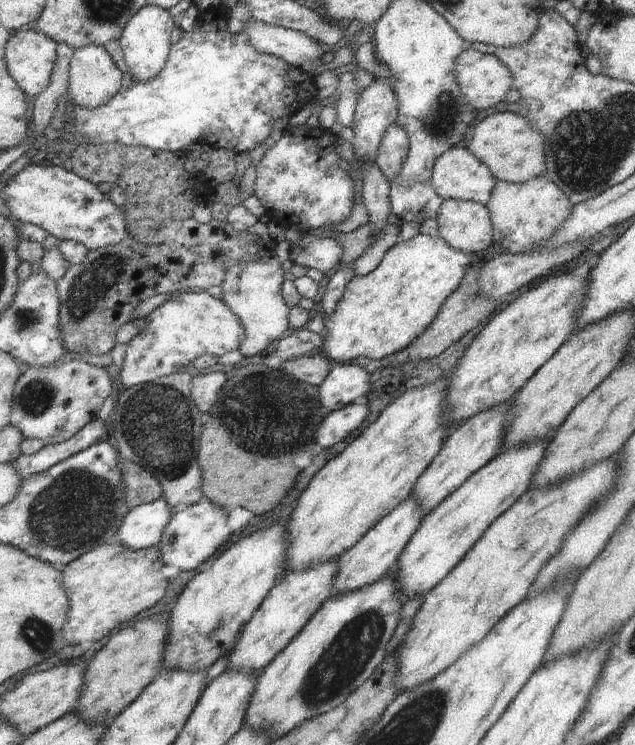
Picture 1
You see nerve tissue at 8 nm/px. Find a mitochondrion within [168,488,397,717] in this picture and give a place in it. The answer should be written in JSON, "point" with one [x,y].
{"point":[342,663]}

